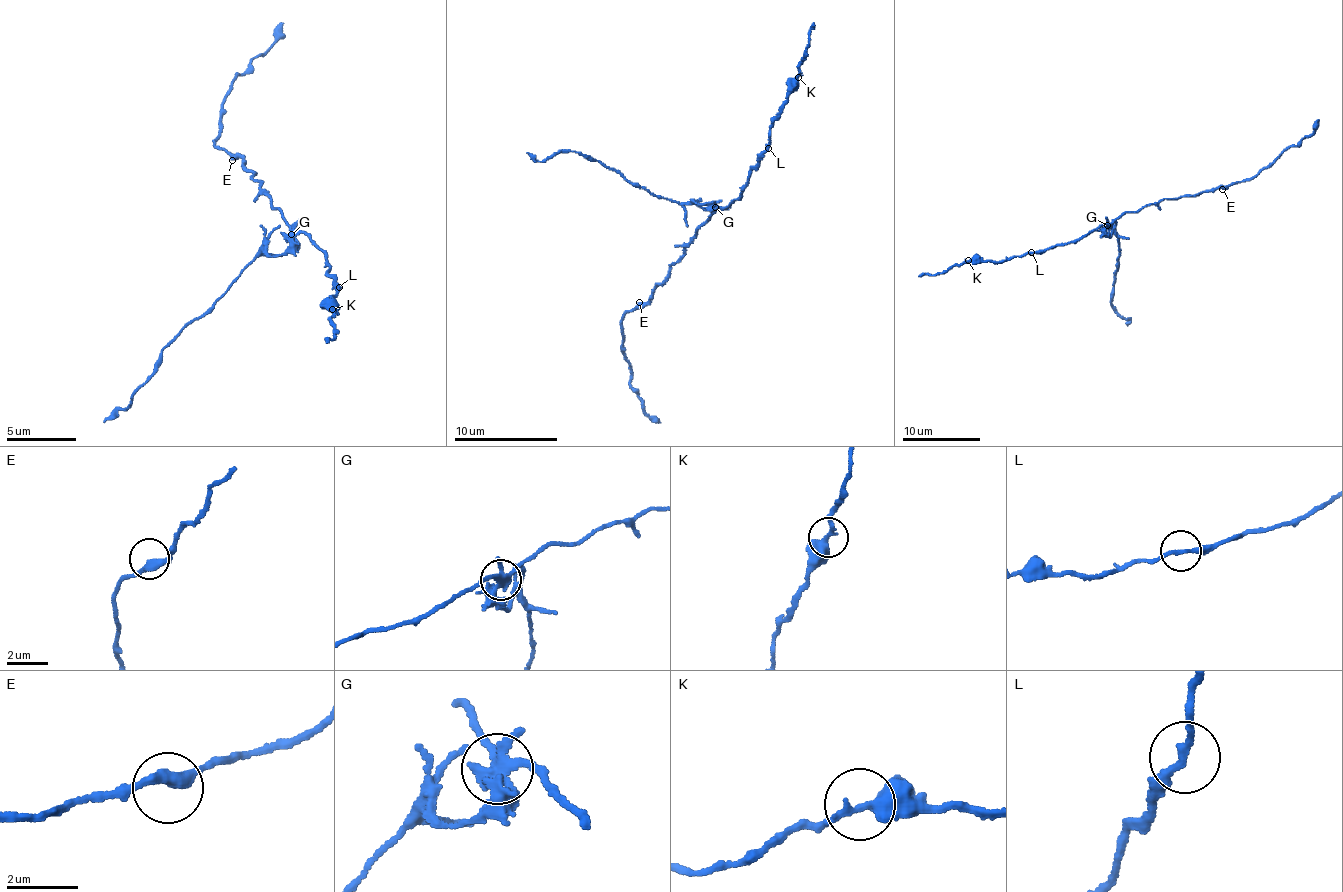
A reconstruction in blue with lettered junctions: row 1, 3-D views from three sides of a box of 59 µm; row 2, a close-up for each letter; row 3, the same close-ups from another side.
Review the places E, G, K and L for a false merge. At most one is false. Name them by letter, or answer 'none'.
G

